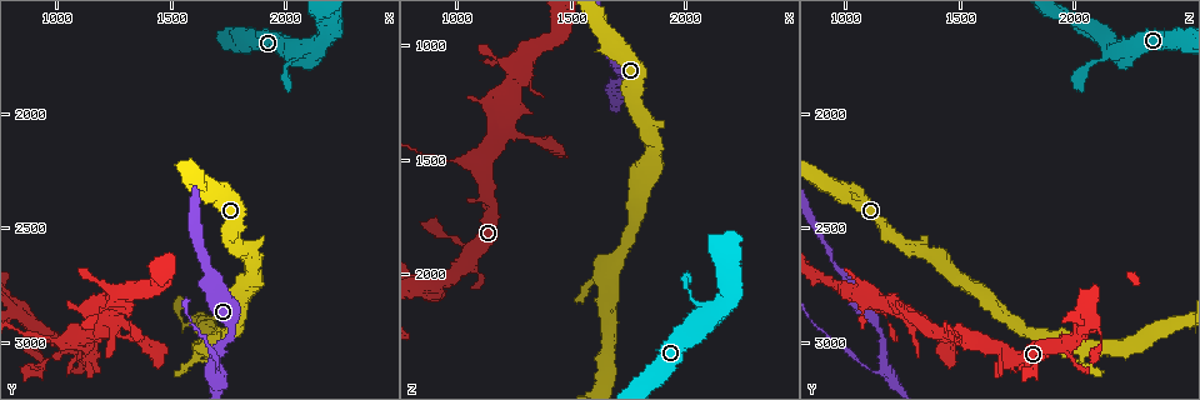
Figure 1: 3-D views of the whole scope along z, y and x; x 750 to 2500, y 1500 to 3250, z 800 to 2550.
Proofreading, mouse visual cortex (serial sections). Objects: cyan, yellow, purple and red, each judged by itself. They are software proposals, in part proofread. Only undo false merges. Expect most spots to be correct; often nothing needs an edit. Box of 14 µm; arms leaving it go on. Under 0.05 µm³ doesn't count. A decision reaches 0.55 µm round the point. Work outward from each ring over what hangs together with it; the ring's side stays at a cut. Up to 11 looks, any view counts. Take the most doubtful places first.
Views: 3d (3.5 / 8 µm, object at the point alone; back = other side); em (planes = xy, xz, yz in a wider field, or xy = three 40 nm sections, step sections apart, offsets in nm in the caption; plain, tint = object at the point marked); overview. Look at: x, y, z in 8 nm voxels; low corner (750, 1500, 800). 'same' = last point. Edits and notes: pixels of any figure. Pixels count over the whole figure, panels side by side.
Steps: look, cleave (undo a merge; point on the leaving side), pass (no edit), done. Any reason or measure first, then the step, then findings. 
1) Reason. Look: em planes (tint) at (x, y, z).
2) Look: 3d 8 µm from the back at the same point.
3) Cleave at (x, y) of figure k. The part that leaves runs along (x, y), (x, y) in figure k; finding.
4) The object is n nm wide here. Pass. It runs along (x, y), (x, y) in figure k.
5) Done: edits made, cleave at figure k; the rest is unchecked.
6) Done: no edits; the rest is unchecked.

A fork. Look: 3d 3.5 µm at (1050, 3000, 1500).

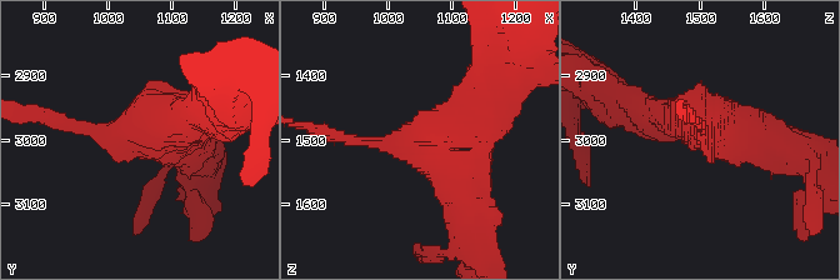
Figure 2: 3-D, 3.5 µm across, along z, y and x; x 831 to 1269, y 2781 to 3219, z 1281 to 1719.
3 arms meet here; the arms are 150, 400, 500 nm wide; now the EM. Look: em xy step 3 (plain) at (1045, 2990, 1510).

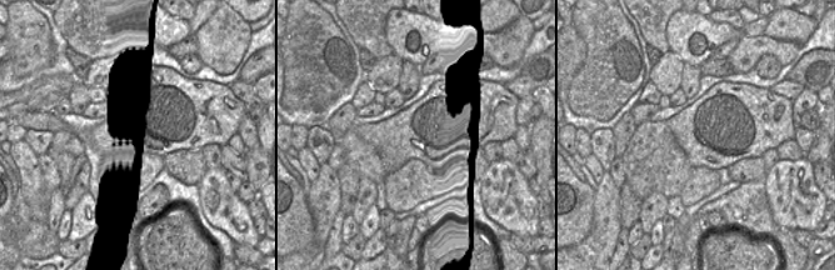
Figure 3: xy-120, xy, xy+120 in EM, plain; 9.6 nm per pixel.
Look: em xy step 3 (tint) at the same point.

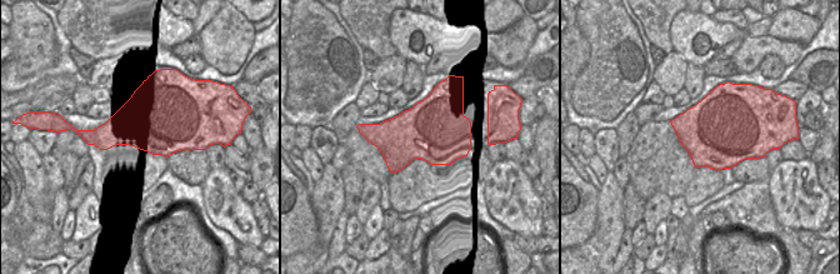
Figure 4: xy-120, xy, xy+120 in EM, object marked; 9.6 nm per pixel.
Pass. It runs along (778, 145), (656, 115) in figure 2; one cell here.

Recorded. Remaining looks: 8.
A narrow waist. Look: 3d 3.5 µm from the back at (960, 3070, 1830).

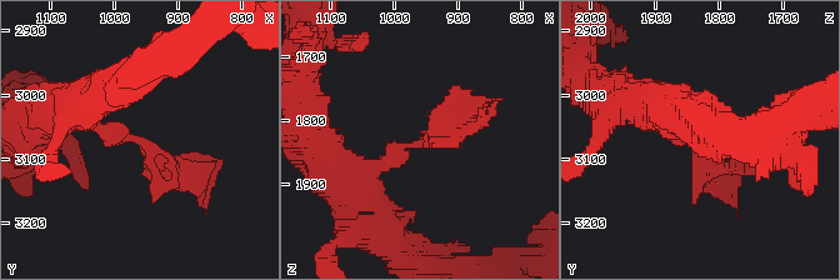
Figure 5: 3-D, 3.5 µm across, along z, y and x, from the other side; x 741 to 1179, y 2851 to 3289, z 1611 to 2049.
Look: em xy step 5 (tint) at (965, 3075, 1840).

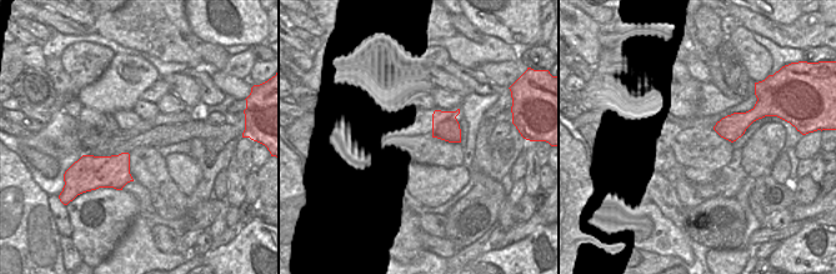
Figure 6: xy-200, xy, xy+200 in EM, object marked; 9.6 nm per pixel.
Pass. It runs along (356, 186), (399, 148), (483, 115) in figure 5; continuous, no second cell.

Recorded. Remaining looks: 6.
Arms part here. Look: 3d 3.5 µm at (1680, 3130, 1170).

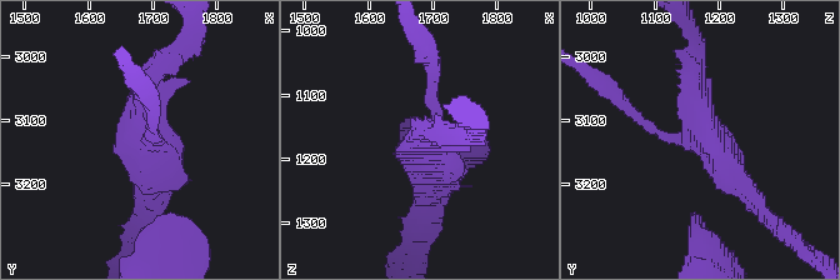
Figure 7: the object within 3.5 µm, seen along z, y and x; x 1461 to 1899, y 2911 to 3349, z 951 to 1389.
Look: em xy step 2 (tint) at (1680, 3125, 1175).

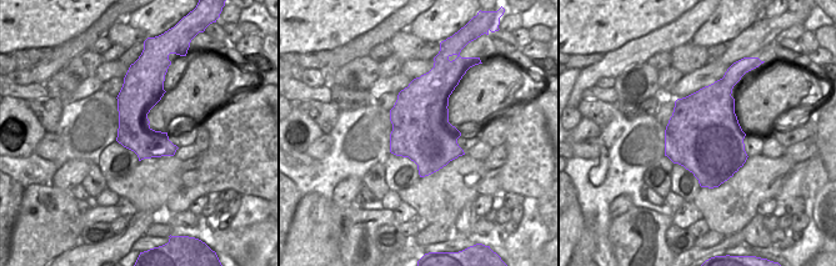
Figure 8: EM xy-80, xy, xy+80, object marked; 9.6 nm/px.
The arms are 150, 250, 350 nm wide. Pass. It runs along (695, 66), (704, 135), (755, 200) in figure 7; all the same cell.

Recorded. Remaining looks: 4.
Branch point. Look: em xy step 5 (tint) at (1640, 3010, 2040).

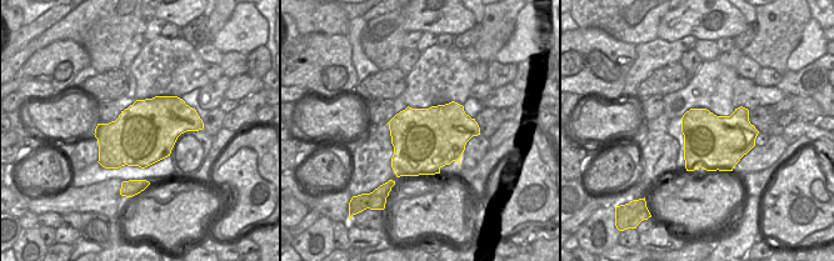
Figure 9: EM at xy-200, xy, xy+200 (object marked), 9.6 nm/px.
Look: 3d 3.5 µm at the same point.

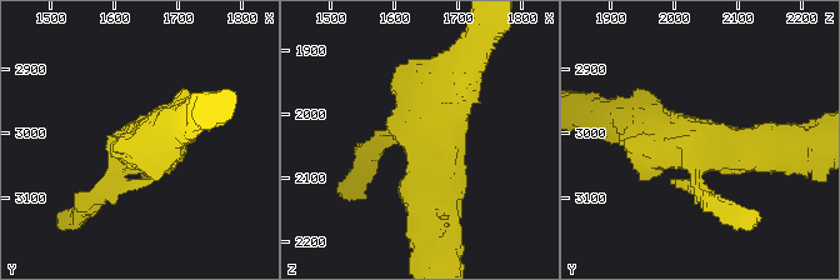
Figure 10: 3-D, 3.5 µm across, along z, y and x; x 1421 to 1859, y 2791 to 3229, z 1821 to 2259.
Pass. It runs along (459, 64), (424, 113), (424, 218) in figure 10; all the same cell.

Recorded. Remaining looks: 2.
Done: no edits; the rest is unchecked.

